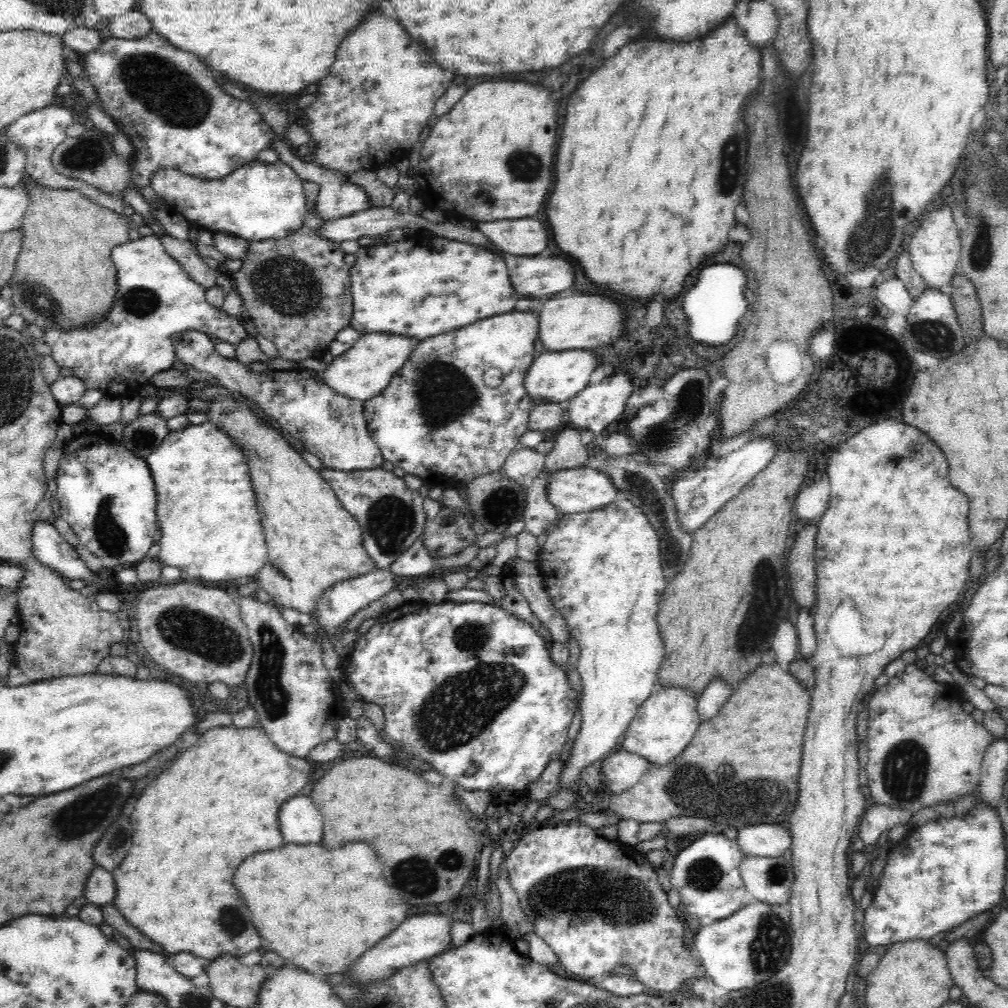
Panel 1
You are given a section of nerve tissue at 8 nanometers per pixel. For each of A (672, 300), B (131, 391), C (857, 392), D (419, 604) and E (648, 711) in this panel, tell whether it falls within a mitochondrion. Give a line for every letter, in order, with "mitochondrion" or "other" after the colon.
A: other
B: other
C: other
D: other
E: other

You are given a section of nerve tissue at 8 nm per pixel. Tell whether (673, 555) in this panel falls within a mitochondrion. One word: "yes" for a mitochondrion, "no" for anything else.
yes

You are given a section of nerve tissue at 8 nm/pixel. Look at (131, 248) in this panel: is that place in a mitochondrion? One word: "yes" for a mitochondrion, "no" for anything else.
no

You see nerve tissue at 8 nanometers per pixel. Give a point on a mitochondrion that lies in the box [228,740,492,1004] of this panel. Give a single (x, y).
(412, 874)

